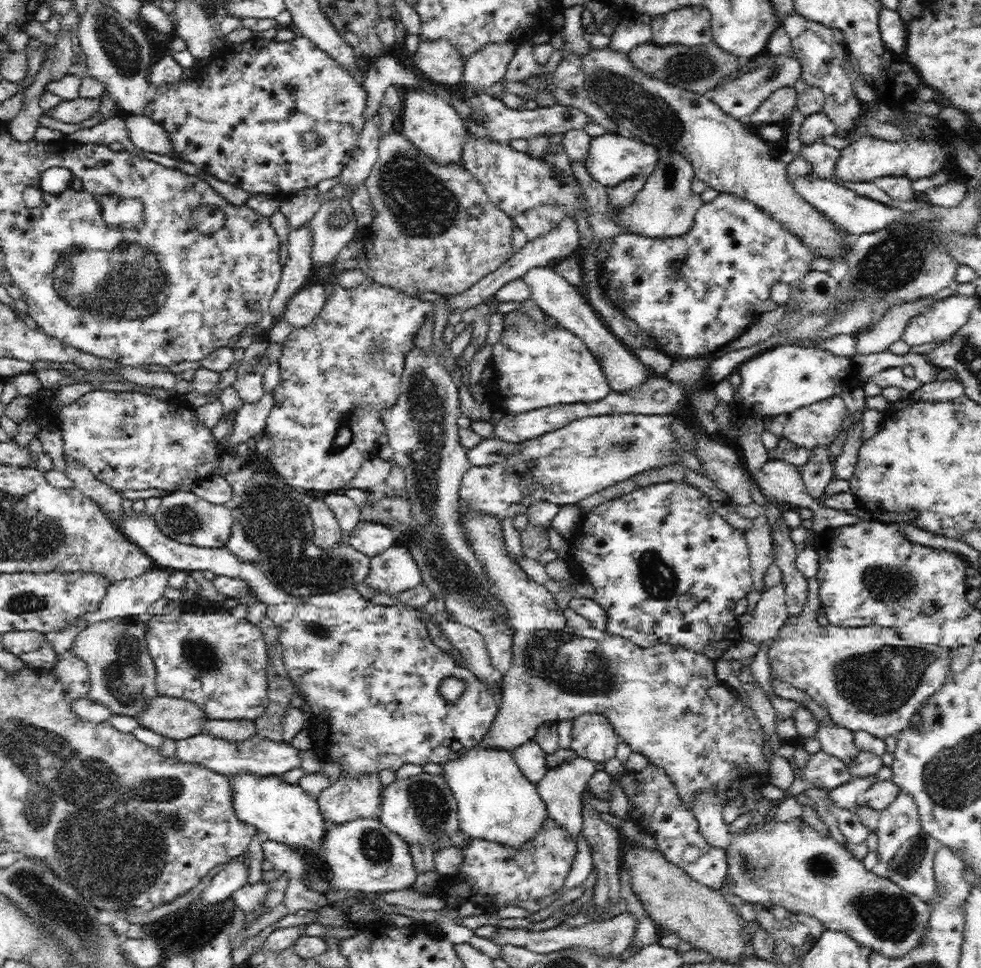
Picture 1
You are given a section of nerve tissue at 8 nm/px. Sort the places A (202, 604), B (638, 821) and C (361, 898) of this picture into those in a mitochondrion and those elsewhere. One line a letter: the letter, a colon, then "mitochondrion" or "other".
A: other
B: other
C: other

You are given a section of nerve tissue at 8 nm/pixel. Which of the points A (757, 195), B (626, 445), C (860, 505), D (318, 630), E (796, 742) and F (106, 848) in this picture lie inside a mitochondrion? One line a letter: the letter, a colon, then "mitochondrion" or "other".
A: other
B: mitochondrion
C: other
D: mitochondrion
E: other
F: mitochondrion

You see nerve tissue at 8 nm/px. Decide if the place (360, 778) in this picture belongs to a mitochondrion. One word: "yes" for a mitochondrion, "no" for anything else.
no

